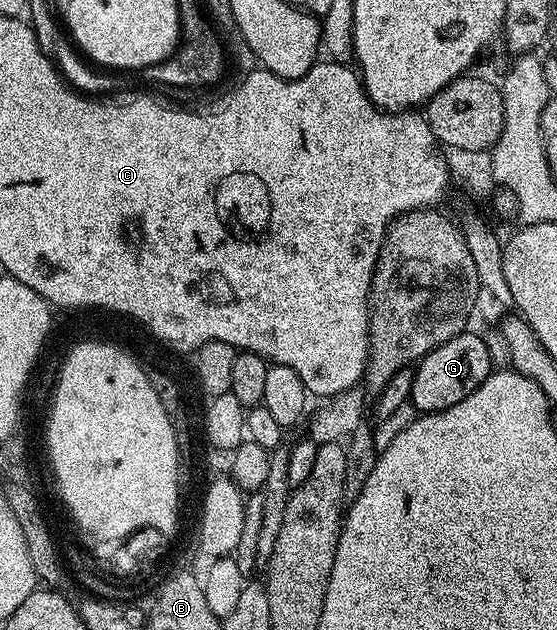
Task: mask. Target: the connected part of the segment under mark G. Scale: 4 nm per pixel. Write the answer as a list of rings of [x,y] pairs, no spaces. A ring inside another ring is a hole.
[[[469,332],[458,334],[446,344],[428,352],[413,367],[410,401],[413,402],[415,411],[435,414],[444,408],[452,408],[452,404],[460,404],[460,400],[464,400],[492,373],[490,358],[492,352],[484,340]]]

